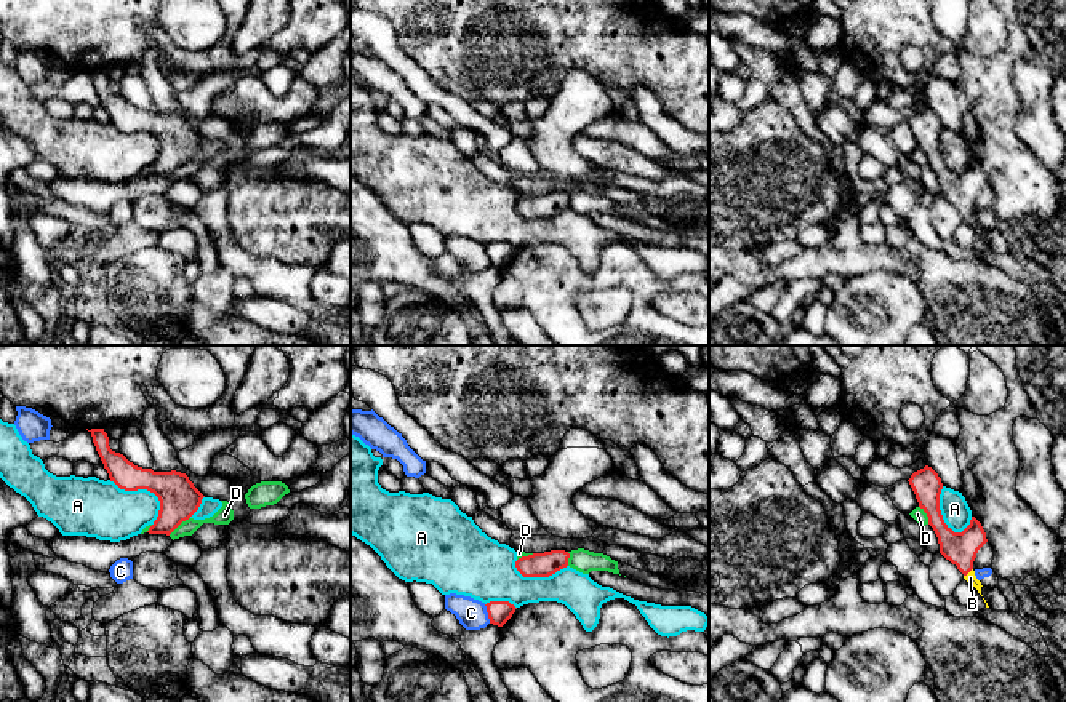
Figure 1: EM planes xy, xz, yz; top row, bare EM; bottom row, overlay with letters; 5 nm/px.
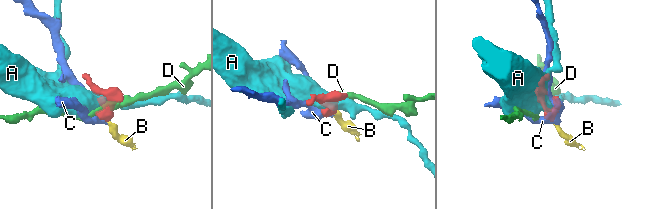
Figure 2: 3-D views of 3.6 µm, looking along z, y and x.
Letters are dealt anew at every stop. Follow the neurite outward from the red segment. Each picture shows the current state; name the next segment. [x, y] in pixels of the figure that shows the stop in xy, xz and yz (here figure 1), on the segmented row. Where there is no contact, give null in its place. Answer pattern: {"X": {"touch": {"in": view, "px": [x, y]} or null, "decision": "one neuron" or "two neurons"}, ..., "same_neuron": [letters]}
{"A": {"touch": {"in": "xy", "px": [146, 488]}, "decision": "two neurons"}, "B": {"touch": {"in": "yz", "px": [967, 573]}, "decision": "one neuron"}, "C": {"touch": {"in": "xz", "px": [488, 614]}, "decision": "two neurons"}, "D": {"touch": {"in": "xy", "px": [178, 525]}, "decision": "two neurons"}, "same_neuron": ["B"]}

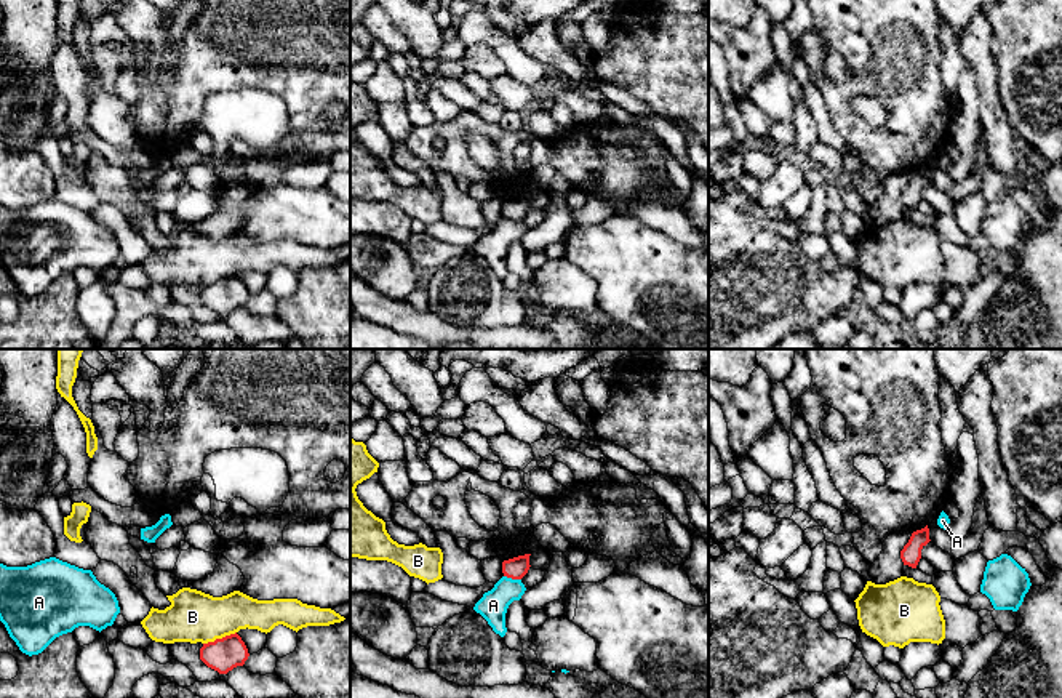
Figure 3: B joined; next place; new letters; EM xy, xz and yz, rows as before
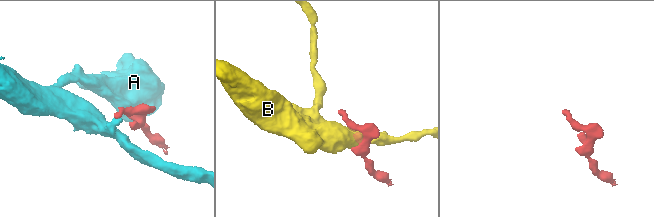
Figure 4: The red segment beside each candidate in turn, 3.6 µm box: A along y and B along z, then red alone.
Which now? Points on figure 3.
{"A": {"touch": {"in": "xz", "px": [512, 578]}, "decision": "two neurons"}, "B": {"touch": {"in": "xy", "px": [219, 639]}, "decision": "two neurons"}, "same_neuron": []}

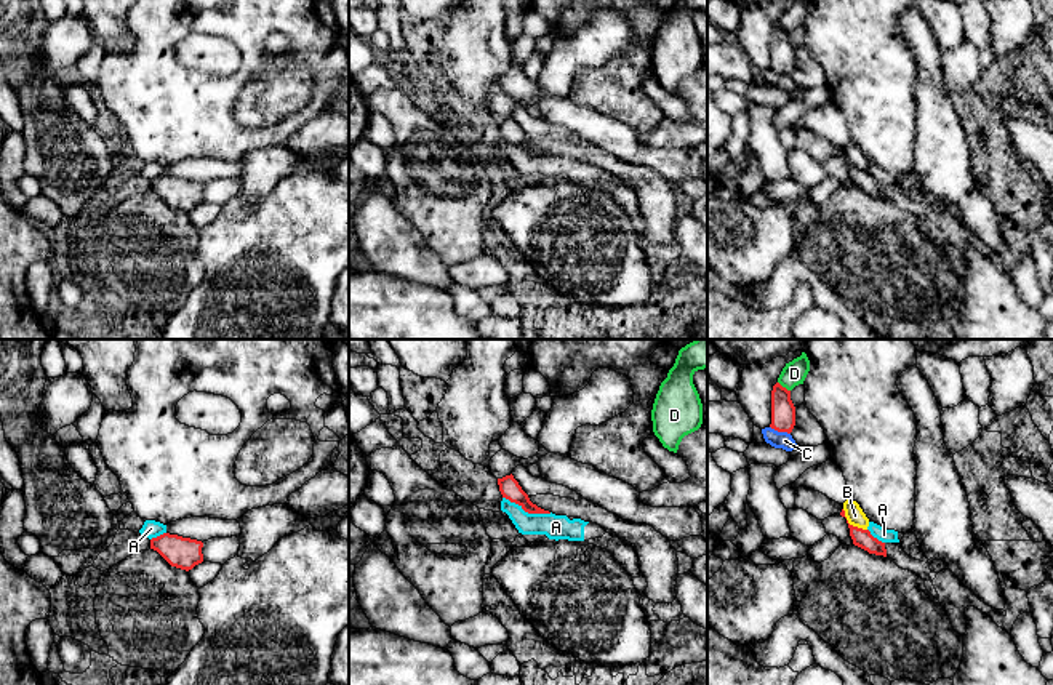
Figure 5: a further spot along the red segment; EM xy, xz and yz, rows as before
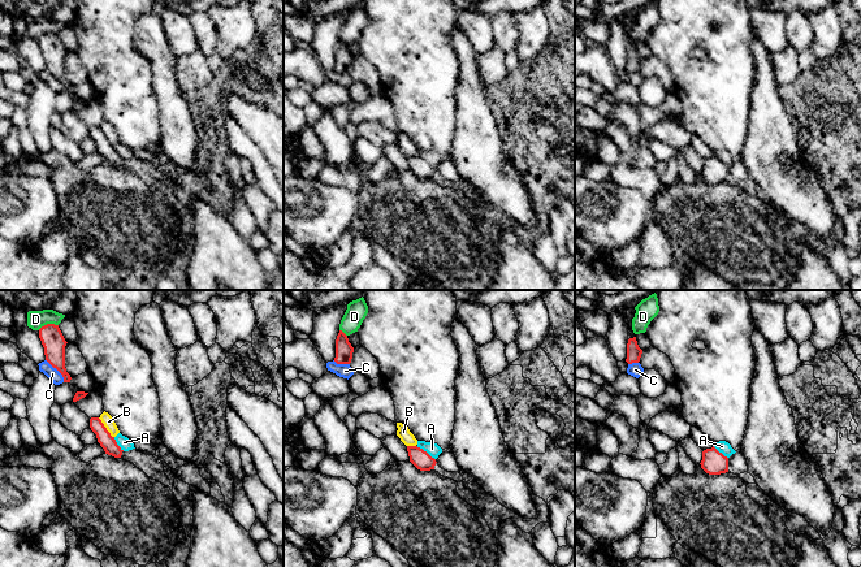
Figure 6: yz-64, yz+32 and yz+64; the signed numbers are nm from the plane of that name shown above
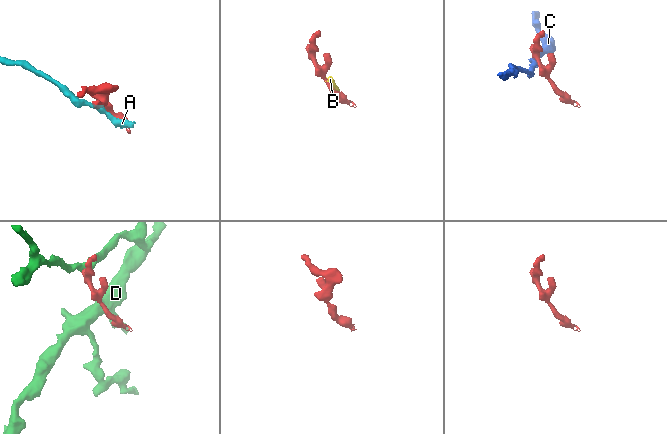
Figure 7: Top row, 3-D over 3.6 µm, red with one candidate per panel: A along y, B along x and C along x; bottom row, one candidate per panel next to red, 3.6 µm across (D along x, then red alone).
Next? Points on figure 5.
{"A": {"touch": {"in": "xz", "px": [527, 511]}, "decision": "two neurons"}, "B": {"touch": {"in": "yz", "px": [852, 525]}, "decision": "two neurons"}, "C": {"touch": {"in": "yz", "px": [780, 431]}, "decision": "two neurons"}, "D": {"touch": {"in": "yz", "px": [784, 388]}, "decision": "two neurons"}, "same_neuron": []}

